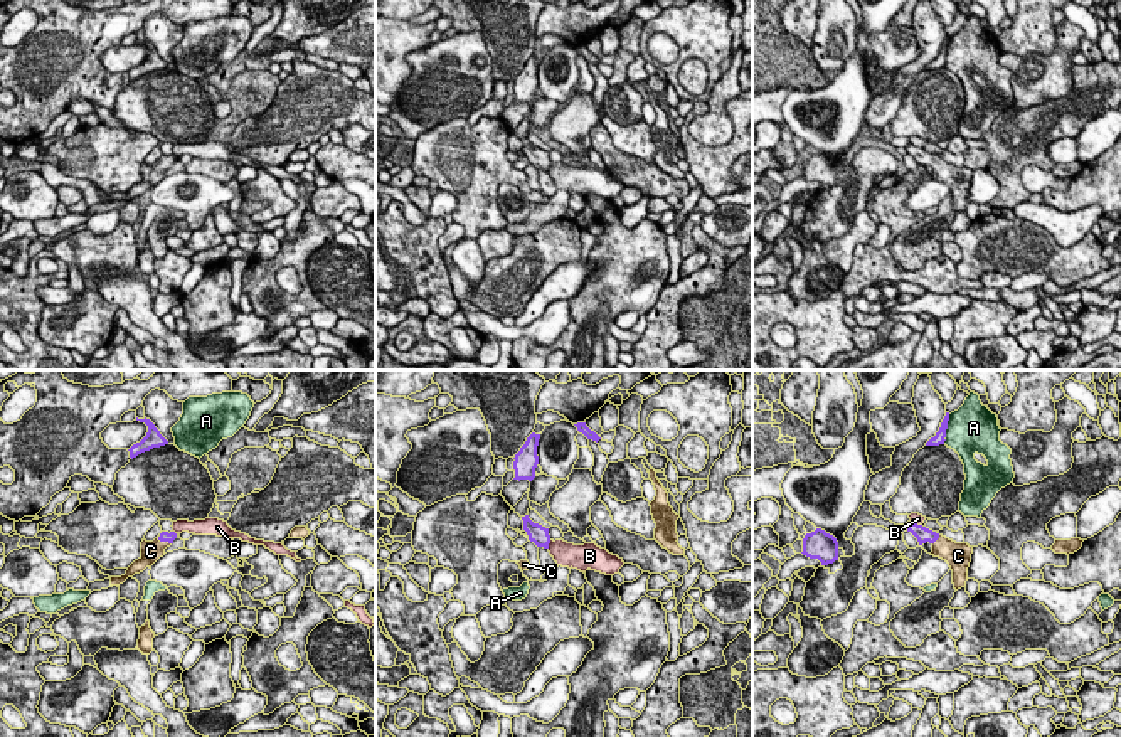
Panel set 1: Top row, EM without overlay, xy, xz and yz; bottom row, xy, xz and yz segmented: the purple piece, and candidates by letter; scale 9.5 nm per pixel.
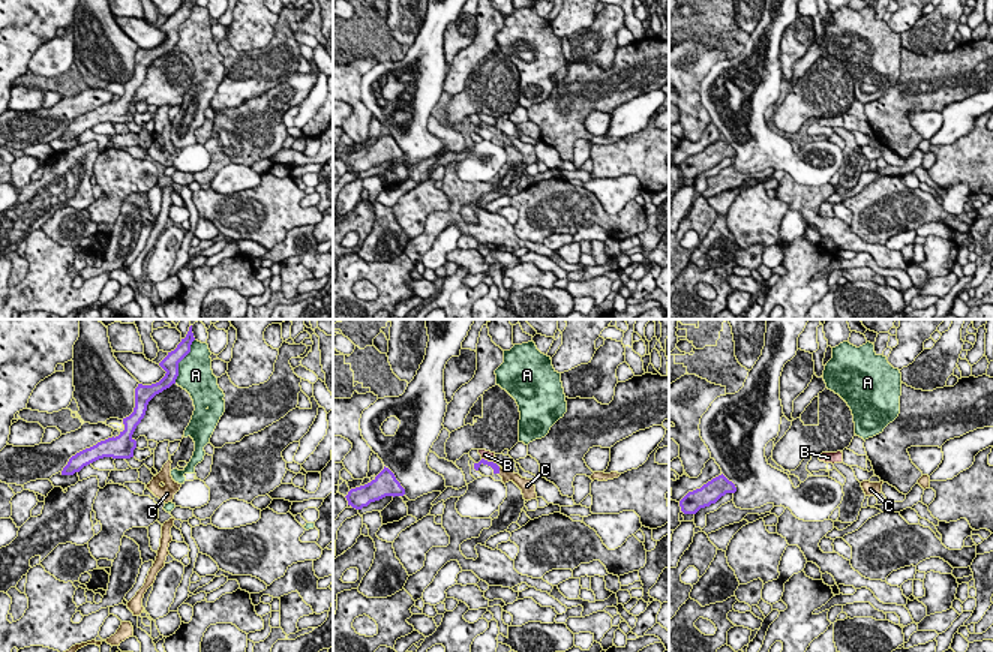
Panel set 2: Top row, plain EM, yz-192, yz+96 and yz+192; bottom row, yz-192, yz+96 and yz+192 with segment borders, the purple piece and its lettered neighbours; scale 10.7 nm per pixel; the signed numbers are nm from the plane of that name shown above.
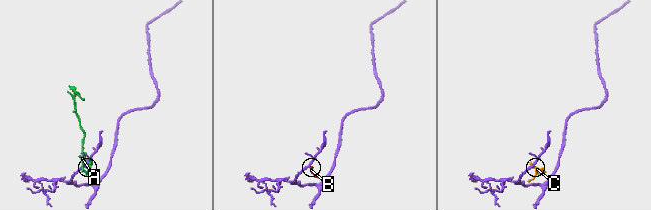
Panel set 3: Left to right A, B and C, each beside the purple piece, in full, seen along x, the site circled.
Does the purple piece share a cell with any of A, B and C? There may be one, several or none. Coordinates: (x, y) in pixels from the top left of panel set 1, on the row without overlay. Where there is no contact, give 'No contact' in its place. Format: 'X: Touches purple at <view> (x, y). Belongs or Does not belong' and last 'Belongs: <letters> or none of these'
A: Touches purple at yz (946, 51). Does not belong
B: Touches purple at xz (549, 165). Does not belong
C: Touches purple at yz (936, 162). Belongs
Belongs: C

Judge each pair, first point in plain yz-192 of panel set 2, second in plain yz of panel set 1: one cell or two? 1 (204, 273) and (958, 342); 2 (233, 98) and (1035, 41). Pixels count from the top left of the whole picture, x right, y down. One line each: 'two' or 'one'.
1: one
2: two

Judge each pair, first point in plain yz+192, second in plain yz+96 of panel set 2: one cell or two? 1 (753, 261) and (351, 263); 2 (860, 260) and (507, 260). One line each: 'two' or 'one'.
1: two
2: two

